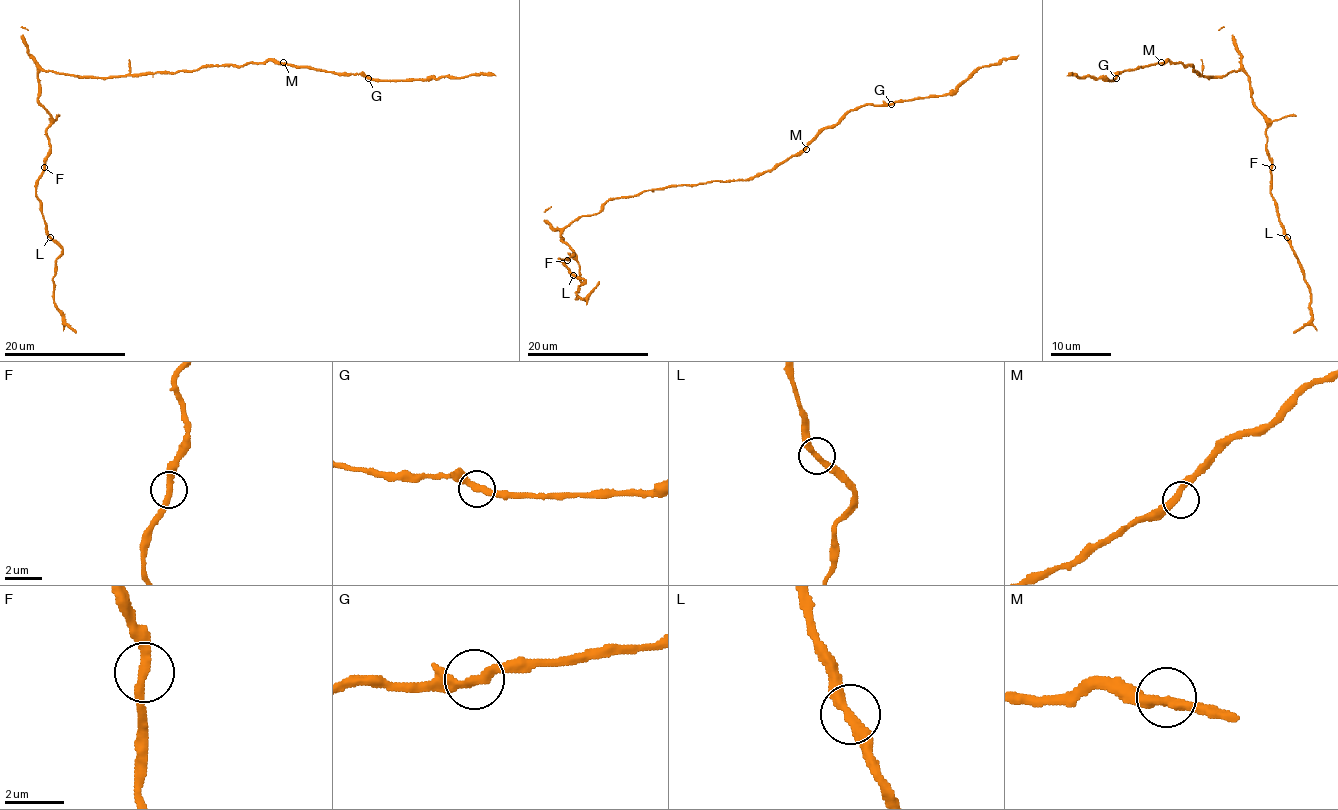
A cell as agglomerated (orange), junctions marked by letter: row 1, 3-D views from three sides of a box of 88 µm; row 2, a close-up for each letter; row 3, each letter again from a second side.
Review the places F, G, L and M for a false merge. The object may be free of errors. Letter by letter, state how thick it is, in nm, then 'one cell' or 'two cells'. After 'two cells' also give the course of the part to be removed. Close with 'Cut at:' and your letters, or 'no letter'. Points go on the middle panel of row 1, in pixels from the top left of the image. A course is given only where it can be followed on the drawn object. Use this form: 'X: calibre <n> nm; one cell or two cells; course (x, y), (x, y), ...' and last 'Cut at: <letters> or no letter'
F: calibre 320 nm; one cell
G: calibre 320 nm; one cell
L: calibre 320 nm; one cell
M: calibre 320 nm; one cell
Cut at: no letter

